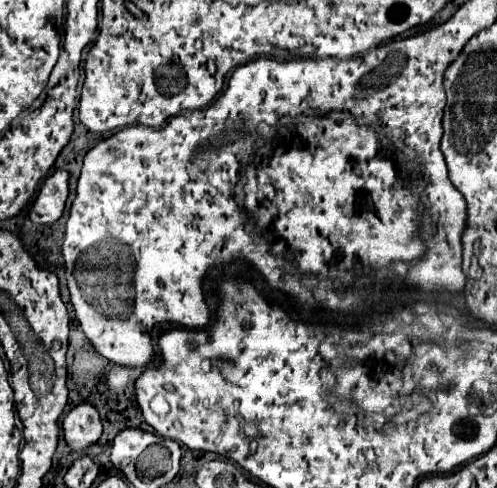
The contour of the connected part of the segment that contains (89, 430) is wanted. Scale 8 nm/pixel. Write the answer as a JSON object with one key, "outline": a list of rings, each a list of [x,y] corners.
{"outline":[[[86,401],[78,403],[68,411],[62,421],[64,437],[70,449],[82,451],[88,445],[96,443],[102,435],[102,421],[98,417],[98,409]]]}

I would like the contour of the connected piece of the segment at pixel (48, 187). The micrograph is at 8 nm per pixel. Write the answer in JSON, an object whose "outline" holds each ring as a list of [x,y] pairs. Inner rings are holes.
{"outline":[[[58,169],[44,181],[38,197],[34,199],[34,205],[30,207],[32,223],[50,225],[62,217],[66,199],[70,195],[68,179],[70,179],[70,173],[64,169]]]}

